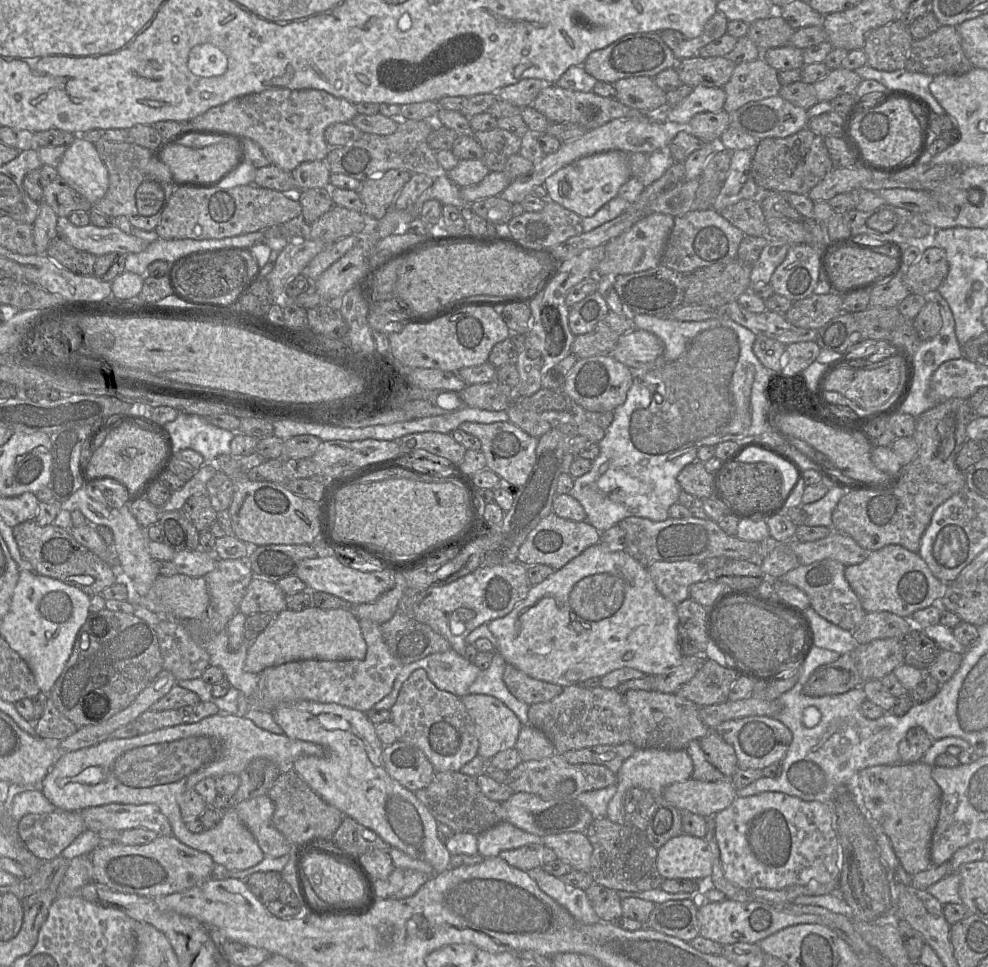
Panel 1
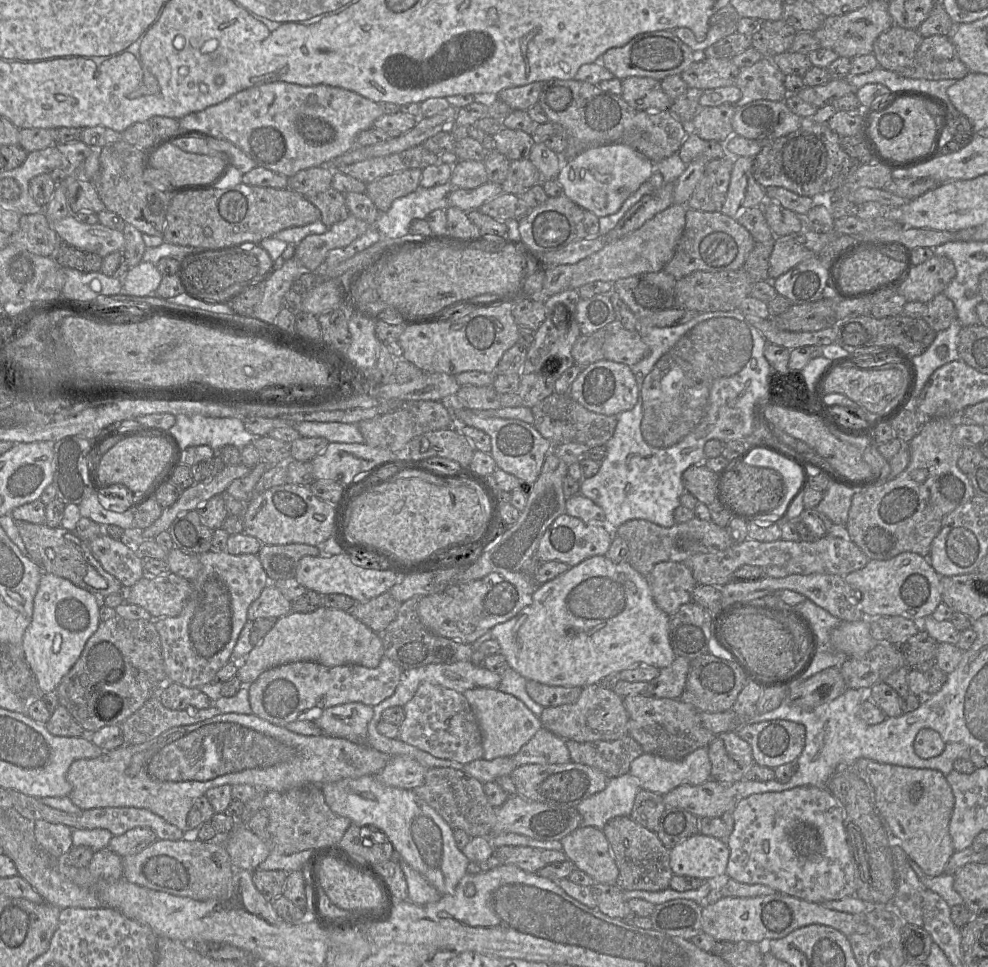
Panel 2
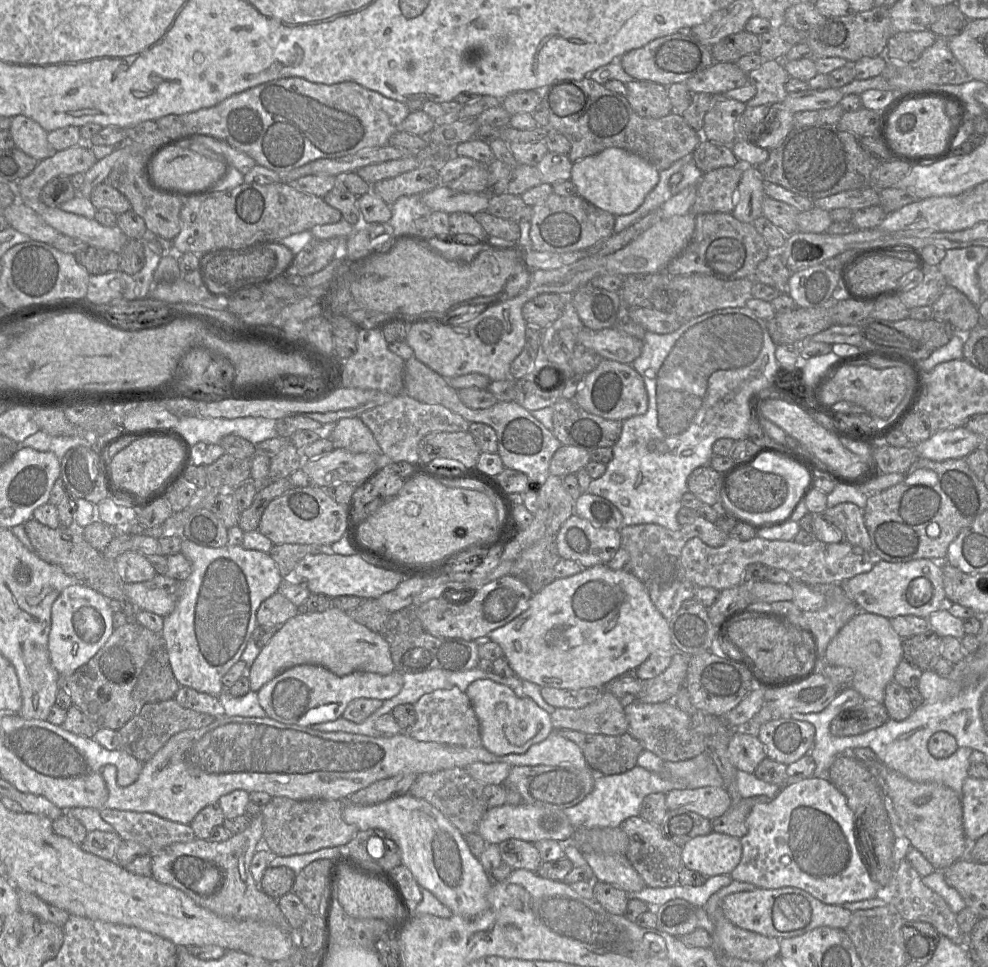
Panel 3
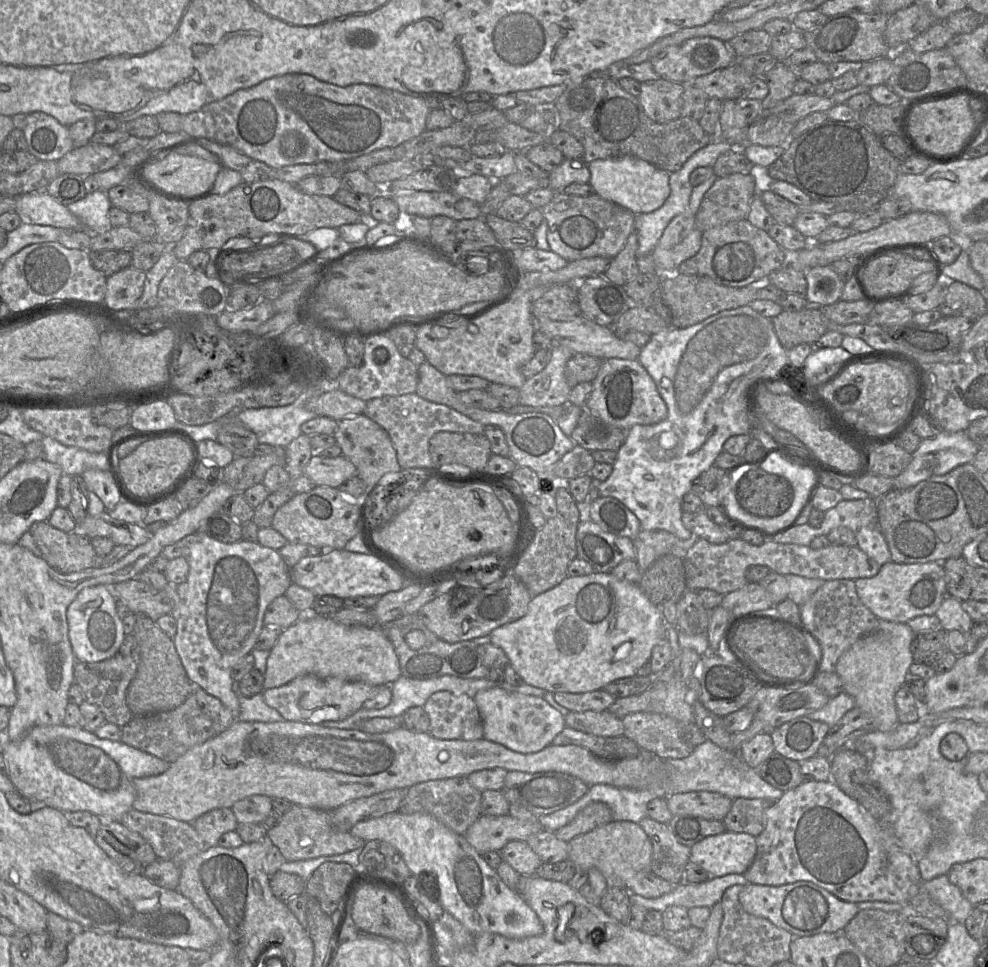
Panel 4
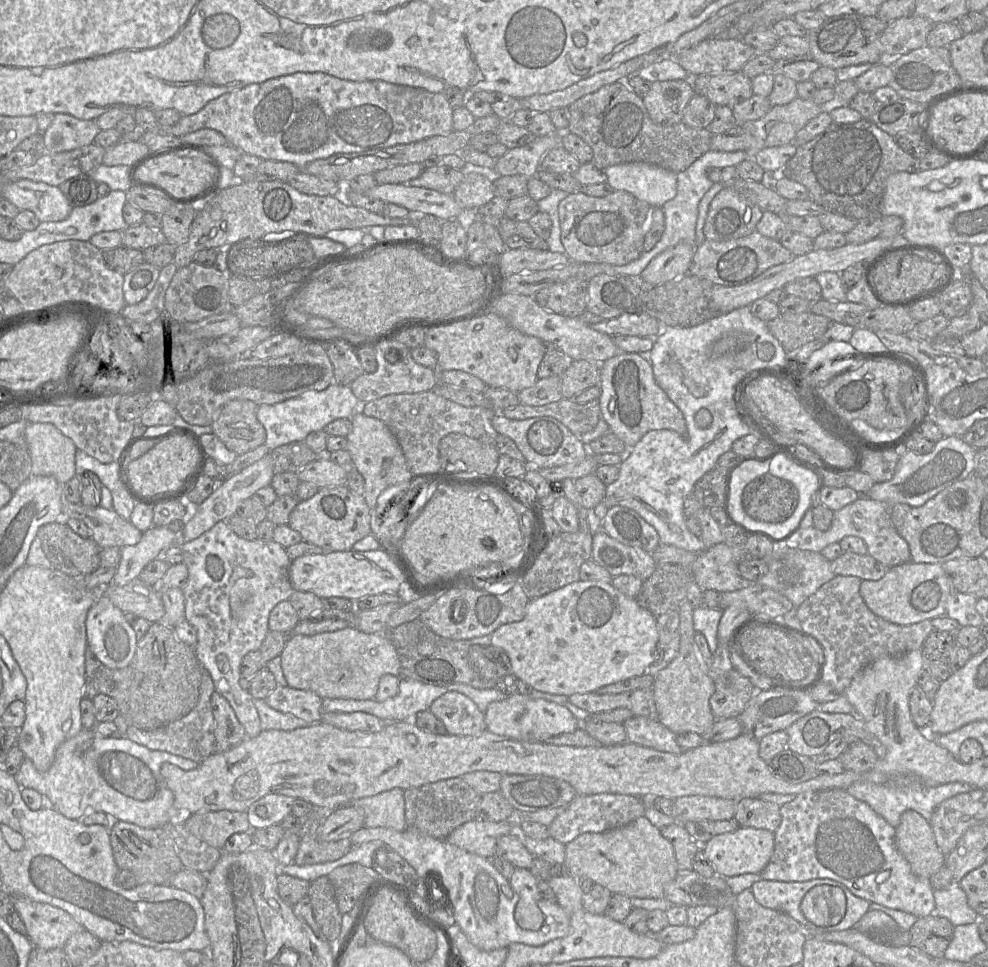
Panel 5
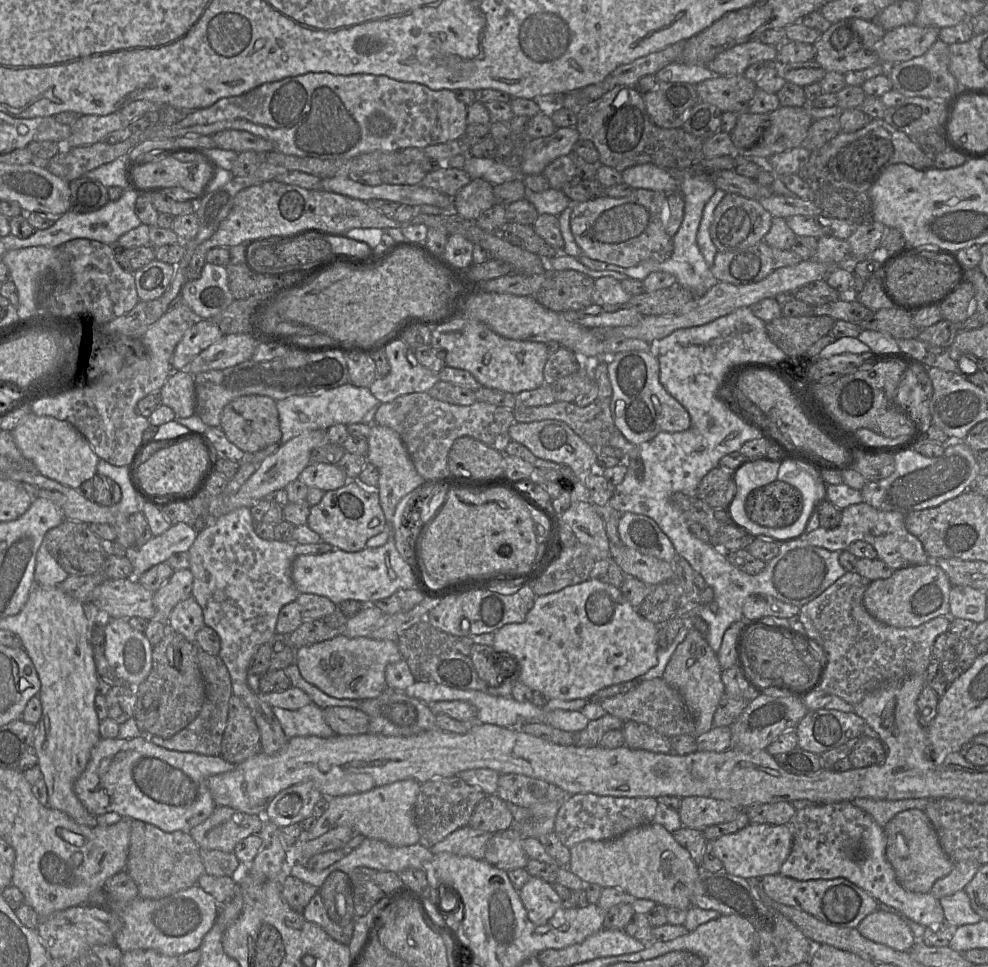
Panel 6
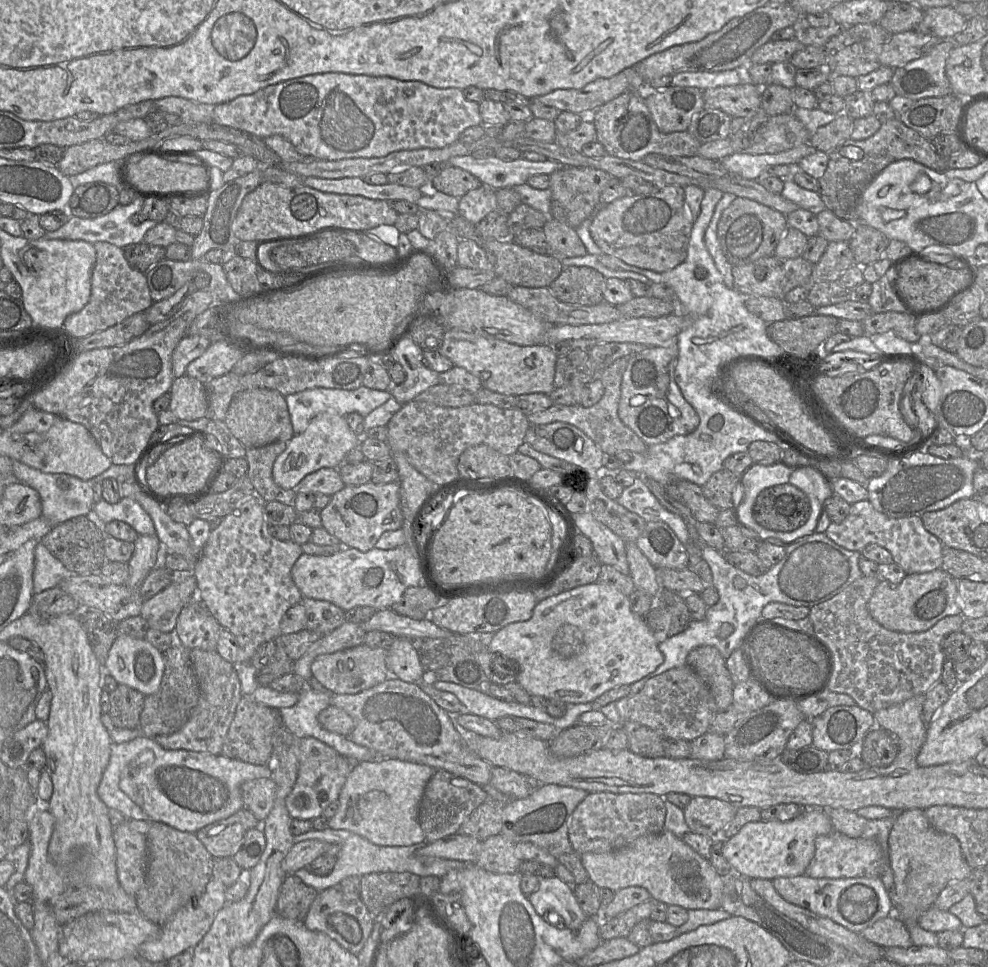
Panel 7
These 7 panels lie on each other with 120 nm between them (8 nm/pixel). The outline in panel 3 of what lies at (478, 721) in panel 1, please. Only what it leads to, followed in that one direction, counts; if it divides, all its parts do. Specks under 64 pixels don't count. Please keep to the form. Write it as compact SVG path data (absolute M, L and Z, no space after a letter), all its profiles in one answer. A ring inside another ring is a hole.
M479 679L472 682L465 693L479 720L481 746L495 755L523 754L554 730L551 715L547 711L532 698L518 695L505 685L489 679Z

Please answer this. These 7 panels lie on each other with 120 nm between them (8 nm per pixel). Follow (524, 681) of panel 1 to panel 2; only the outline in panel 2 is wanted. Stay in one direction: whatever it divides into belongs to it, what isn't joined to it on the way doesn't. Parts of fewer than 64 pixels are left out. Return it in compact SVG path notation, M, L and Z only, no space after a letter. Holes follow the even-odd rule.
M534 680L526 681L526 691L530 698L543 707L571 704L577 701L582 688L549 686Z

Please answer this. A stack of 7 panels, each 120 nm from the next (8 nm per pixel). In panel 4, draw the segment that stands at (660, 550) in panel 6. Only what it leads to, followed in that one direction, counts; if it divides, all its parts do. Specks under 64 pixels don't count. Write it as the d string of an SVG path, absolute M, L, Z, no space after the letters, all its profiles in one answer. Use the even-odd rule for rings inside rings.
M598 497L588 507L588 518L604 531L634 539L642 530L637 516L612 497Z

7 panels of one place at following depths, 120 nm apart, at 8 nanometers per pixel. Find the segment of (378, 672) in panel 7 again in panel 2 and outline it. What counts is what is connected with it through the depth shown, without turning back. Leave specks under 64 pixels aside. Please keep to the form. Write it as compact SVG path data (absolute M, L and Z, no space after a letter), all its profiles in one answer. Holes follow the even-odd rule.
M319 607L312 612L290 612L278 618L262 641L238 663L237 676L244 686L248 686L266 670L291 662L312 661L329 667L356 664L375 668L383 656L383 644L377 632L350 612Z

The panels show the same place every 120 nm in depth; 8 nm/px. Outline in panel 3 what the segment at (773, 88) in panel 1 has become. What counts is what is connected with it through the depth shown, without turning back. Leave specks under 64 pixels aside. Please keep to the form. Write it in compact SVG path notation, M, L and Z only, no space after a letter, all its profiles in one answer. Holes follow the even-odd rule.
M766 60L758 68L747 73L748 82L756 88L756 94L747 107L783 103L788 93L785 84L788 78L782 60Z

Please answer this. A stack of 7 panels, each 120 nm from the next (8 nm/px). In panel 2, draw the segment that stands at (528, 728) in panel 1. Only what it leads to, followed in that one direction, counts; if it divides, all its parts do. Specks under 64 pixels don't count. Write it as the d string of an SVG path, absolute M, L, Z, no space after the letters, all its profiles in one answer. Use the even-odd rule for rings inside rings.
M541 727L512 757L517 766L525 764L563 764L571 761L565 741Z

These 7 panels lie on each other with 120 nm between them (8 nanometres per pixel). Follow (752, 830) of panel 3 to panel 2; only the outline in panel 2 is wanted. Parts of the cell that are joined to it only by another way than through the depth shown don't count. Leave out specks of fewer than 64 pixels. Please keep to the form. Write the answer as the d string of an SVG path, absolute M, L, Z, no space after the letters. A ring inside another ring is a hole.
M803 786L752 794L737 802L733 819L733 830L726 839L730 851L726 875L730 879L744 884L766 885L778 893L813 903L855 896L855 867L846 839L843 808L826 787Z

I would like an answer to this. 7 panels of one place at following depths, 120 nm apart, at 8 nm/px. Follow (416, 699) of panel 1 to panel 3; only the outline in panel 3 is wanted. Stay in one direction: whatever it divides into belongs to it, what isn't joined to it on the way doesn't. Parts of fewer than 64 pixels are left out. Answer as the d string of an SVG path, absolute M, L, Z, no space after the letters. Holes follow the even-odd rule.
M457 687L426 693L413 706L417 716L416 722L412 727L404 731L413 739L468 748L482 745L480 724L471 700L465 692Z

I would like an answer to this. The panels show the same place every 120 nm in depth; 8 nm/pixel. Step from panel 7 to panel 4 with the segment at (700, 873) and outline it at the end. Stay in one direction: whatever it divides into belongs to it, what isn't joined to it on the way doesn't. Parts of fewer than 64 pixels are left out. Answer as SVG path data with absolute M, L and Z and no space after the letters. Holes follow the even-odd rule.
M611 821L568 841L569 860L577 870L597 868L609 886L626 887L628 879L637 873L650 872L652 843L639 823Z

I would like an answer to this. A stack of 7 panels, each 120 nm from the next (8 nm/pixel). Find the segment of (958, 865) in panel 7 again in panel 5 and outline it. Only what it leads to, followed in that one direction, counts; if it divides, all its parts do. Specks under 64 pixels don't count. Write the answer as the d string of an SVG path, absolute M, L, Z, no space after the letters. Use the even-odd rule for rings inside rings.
M914 810L901 815L895 828L895 844L913 873L920 877L930 878L946 859L937 846L930 821Z

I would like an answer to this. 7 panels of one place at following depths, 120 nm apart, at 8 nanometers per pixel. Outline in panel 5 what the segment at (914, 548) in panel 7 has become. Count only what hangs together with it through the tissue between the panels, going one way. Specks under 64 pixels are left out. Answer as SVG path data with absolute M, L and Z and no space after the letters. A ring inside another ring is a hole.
M867 495L859 497L853 503L834 511L831 525L827 530L821 531L813 526L799 528L782 544L790 548L821 552L829 544L838 543L846 536L856 536L865 542L868 554L887 568L910 562L908 543L899 535L891 521L890 507L886 503L868 498Z

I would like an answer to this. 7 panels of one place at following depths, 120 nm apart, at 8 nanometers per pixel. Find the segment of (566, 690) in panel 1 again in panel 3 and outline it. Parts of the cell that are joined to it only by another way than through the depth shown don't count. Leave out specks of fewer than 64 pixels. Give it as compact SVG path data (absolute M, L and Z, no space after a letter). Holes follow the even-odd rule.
M602 689L600 696L582 708L556 708L551 715L554 730L570 729L587 734L616 736L628 731L622 700Z

